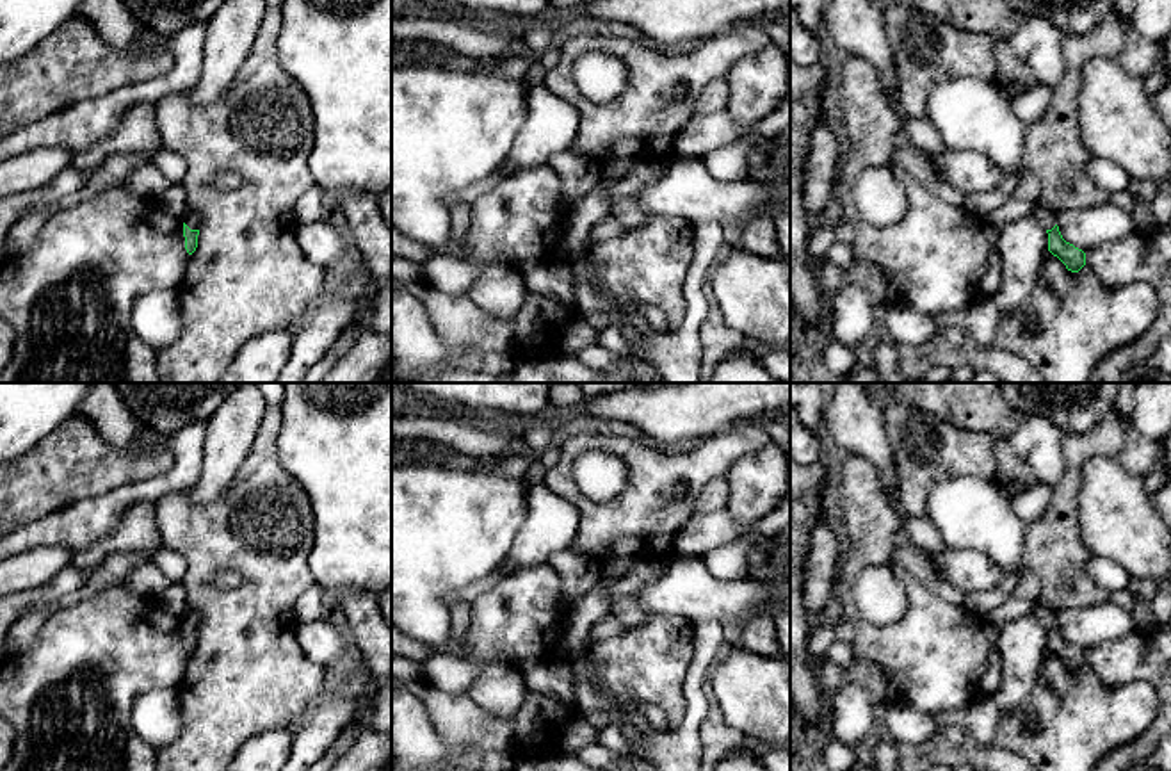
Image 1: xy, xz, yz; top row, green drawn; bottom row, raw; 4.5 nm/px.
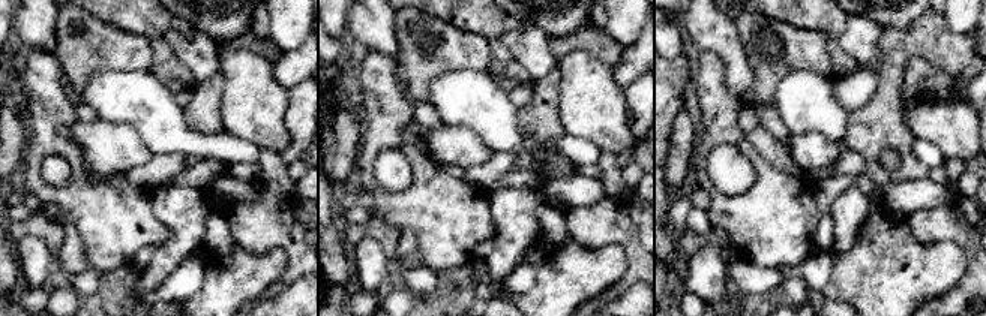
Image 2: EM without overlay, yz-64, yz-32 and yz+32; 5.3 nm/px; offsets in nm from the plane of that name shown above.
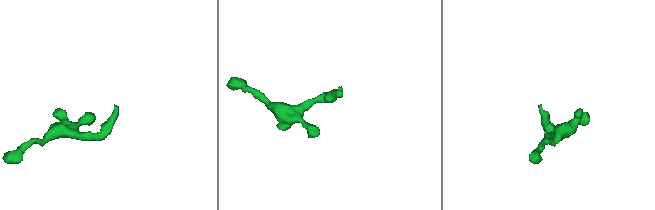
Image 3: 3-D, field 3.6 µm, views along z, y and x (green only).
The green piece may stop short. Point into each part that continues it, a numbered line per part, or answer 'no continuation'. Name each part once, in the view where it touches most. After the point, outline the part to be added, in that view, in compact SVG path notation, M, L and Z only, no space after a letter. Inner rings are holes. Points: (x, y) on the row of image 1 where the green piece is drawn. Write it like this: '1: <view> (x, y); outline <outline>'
1: xy (193, 219); outline M190 210L190 212L185 215L183 223L185 223L190 230L199 230L199 226L201 226L201 214Z

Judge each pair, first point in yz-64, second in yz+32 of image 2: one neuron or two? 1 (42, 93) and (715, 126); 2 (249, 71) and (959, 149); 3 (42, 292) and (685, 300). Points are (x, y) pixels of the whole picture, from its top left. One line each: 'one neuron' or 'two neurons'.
1: one neuron
2: one neuron
3: one neuron

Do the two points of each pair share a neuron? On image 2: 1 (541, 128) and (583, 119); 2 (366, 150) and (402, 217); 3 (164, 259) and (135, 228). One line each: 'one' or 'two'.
1: two
2: one
3: two

